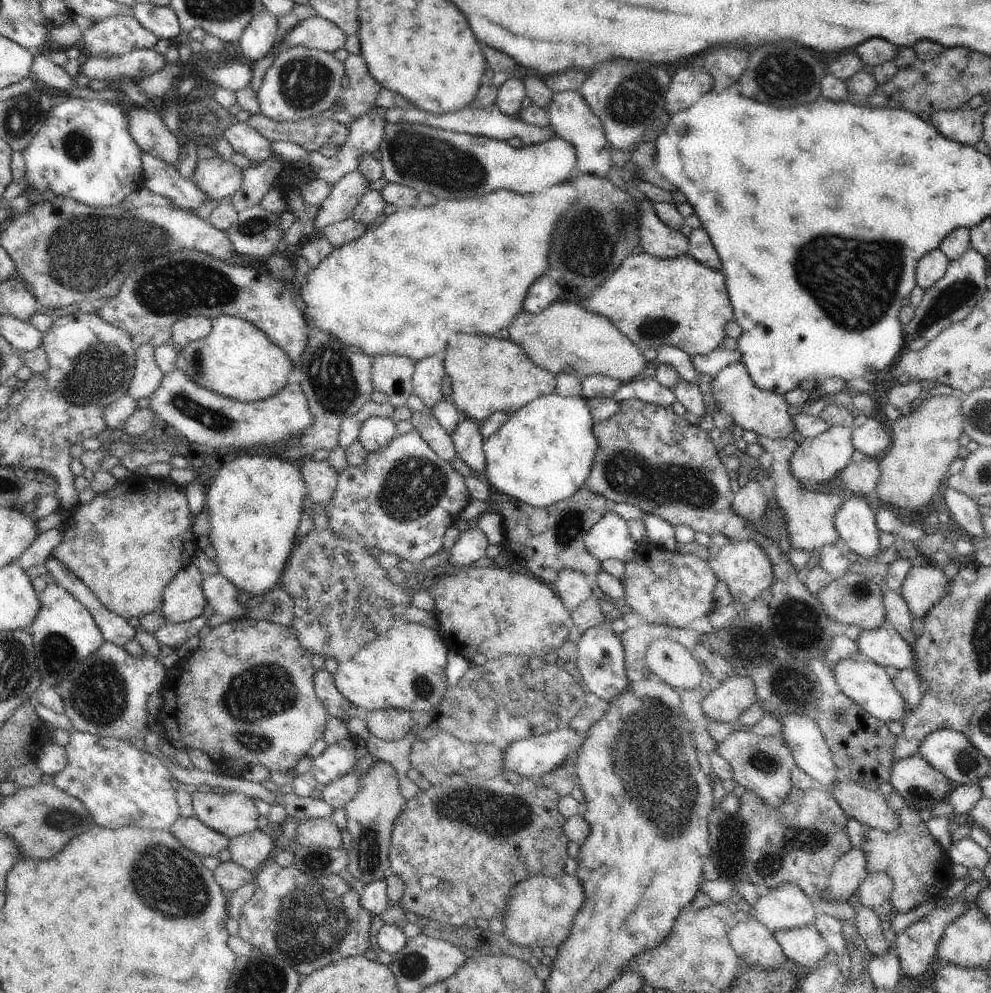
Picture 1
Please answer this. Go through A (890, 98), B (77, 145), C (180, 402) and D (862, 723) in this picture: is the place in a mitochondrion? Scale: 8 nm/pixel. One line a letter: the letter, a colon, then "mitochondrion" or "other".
A: other
B: mitochondrion
C: mitochondrion
D: other

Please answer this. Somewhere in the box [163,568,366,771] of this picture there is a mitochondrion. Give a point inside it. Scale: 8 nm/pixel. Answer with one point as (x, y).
(263, 690)

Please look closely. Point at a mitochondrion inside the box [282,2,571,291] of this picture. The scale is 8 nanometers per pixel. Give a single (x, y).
(439, 164)

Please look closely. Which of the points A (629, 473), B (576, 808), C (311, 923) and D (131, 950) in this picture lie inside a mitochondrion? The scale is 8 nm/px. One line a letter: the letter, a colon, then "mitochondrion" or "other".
A: mitochondrion
B: other
C: mitochondrion
D: other

